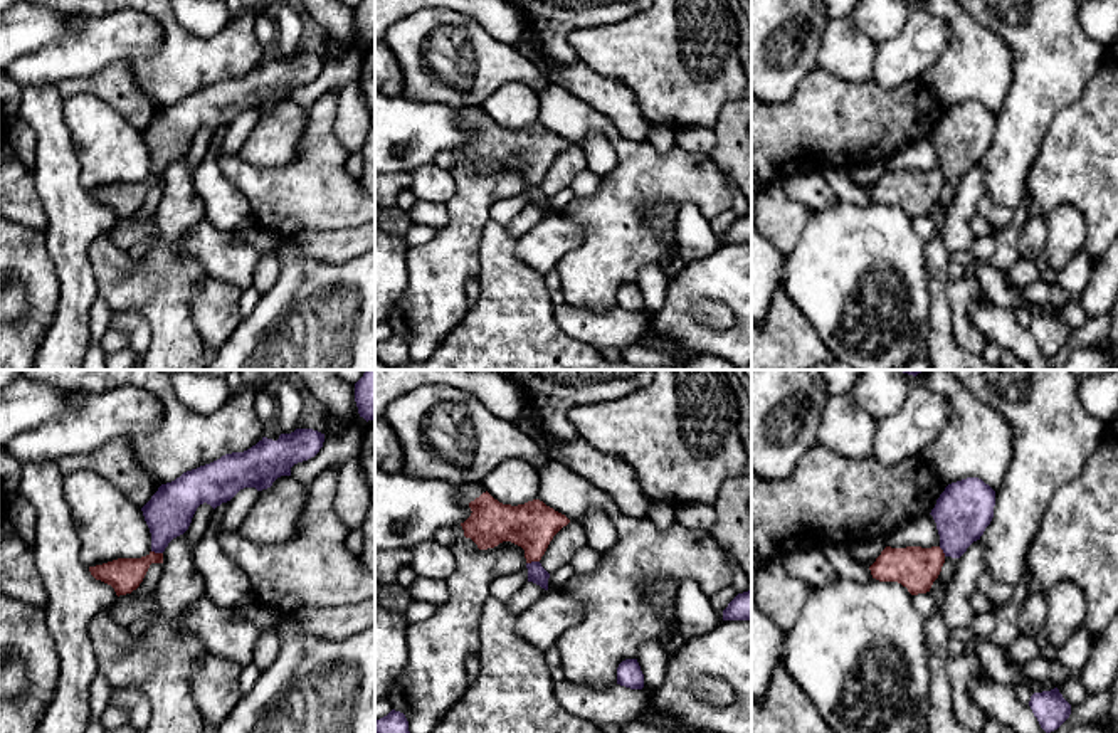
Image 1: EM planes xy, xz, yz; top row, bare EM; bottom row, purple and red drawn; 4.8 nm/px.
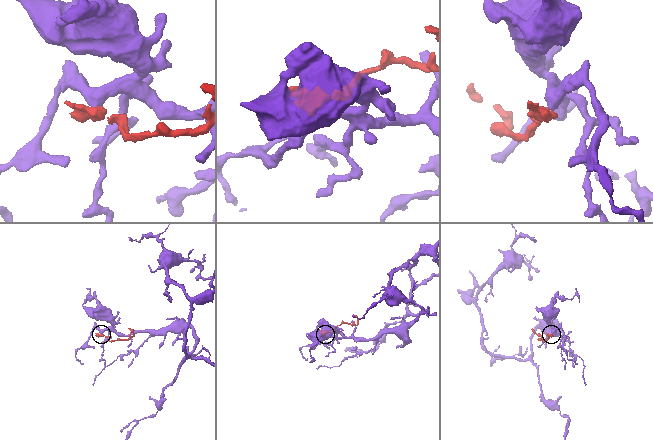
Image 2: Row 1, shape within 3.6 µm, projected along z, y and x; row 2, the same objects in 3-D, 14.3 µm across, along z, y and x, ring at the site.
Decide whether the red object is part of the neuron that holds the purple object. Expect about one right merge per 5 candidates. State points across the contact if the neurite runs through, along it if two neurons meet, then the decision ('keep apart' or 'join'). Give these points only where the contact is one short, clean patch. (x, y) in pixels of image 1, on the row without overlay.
along xz (538, 184), (527, 187) | keep apart

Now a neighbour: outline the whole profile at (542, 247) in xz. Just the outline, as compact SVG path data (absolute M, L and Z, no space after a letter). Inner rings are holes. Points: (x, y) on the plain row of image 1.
M548 214L525 235L516 239L516 257L531 269L546 274L558 261L580 245L583 229L562 214Z

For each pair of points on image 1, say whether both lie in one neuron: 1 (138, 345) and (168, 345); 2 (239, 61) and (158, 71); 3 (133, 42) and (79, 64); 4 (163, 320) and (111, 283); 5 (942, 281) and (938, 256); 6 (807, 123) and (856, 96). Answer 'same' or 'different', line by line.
1: different
2: same
3: same
4: same
5: same
6: same

